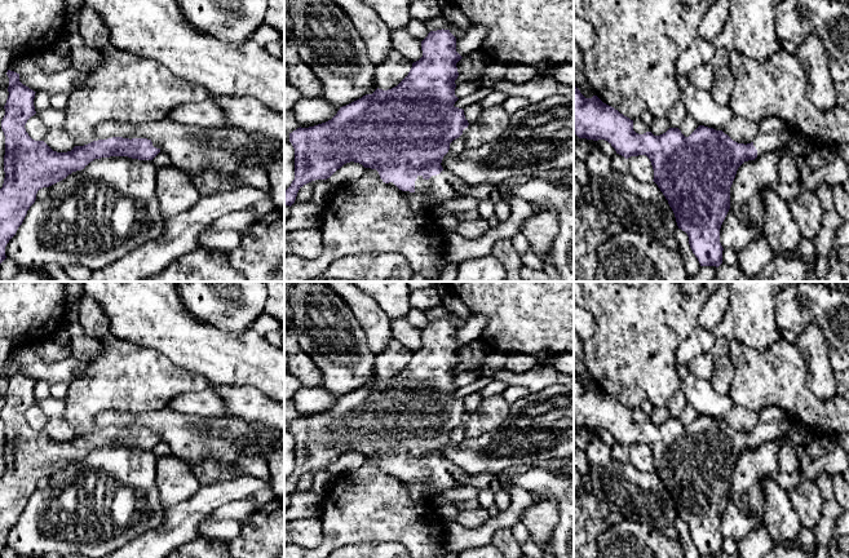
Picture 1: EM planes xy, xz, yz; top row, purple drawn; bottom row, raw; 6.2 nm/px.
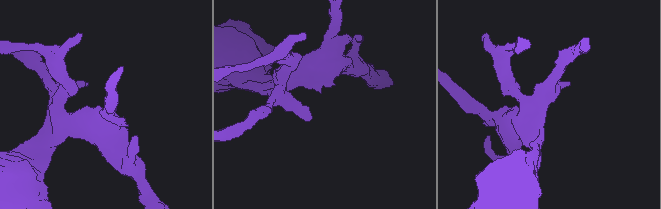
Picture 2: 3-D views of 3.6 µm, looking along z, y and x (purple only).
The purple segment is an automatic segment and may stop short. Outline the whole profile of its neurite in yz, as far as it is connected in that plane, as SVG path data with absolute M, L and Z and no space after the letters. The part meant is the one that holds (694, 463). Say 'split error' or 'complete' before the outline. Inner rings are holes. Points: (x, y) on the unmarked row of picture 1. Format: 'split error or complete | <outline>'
split error | M574 376L574 422L579 428L605 429L625 448L646 444L654 459L654 471L658 474L672 497L678 518L689 526L689 533L700 555L722 553L720 518L730 499L730 477L738 457L748 450L755 450L766 440L782 438L790 431L791 421L786 412L775 406L757 413L757 424L751 433L738 433L722 420L699 415L689 426L678 417L669 417L660 425L651 421L638 424L633 420L633 409L614 397L603 393L597 385L585 388Z

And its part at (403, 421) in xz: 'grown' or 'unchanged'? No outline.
grown

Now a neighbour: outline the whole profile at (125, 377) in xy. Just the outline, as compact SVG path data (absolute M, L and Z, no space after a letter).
M110 333L102 341L105 350L88 362L83 377L68 384L65 397L62 418L75 435L97 429L96 418L105 411L156 411L181 394L211 386L203 375L178 369L160 351Z

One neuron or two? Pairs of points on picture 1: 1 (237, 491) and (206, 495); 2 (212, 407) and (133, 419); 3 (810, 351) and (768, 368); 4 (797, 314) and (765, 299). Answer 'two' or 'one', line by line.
1: one
2: two
3: two
4: two

